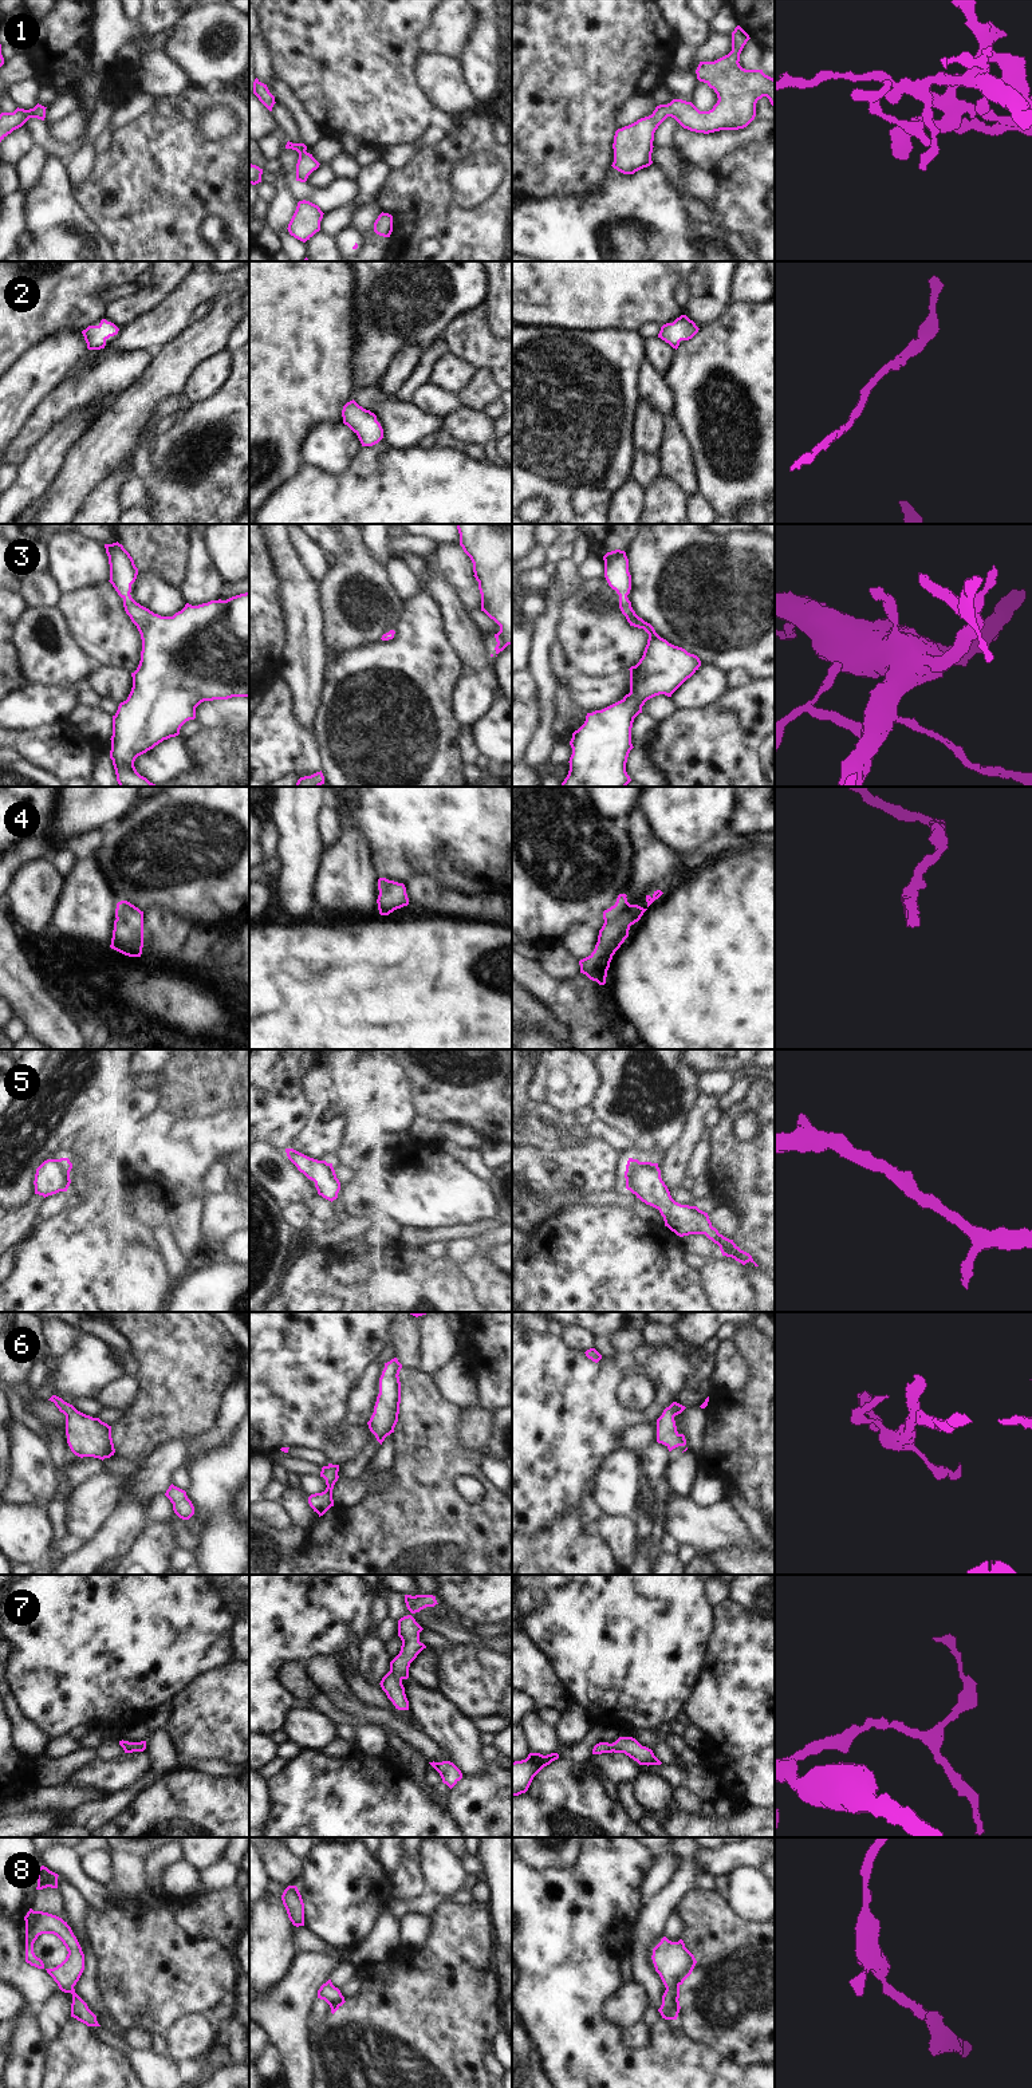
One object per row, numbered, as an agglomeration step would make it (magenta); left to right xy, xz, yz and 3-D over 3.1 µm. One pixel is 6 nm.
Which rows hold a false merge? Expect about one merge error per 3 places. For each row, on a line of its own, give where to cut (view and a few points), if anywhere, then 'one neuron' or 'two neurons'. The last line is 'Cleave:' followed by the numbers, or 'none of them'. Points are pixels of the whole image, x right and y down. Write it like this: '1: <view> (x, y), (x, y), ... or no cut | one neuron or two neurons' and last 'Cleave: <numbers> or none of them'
1: no cut | one neuron
2: no cut | one neuron
3: no cut | one neuron
4: no cut | one neuron
5: no cut | one neuron
6: no cut | one neuron
7: no cut | one neuron
8: no cut | one neuron
Cleave: none of them

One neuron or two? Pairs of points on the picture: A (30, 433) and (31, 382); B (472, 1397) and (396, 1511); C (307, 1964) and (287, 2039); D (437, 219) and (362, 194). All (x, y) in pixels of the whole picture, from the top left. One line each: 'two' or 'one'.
A: two
B: two
C: one
D: two

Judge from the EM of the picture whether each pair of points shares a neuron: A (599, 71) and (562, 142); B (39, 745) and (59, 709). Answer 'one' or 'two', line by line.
A: one
B: two

